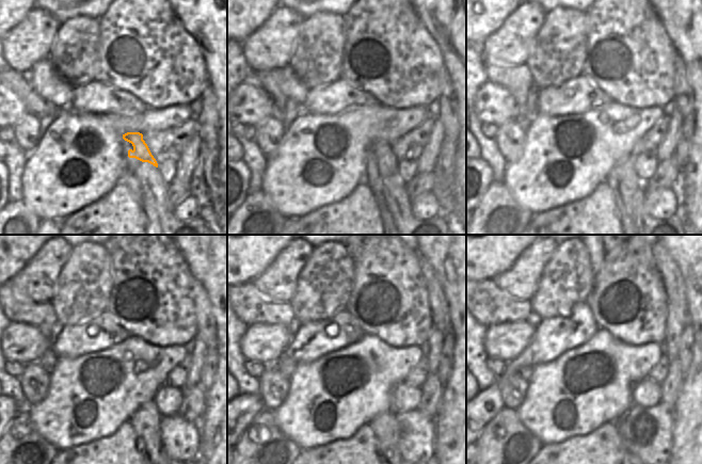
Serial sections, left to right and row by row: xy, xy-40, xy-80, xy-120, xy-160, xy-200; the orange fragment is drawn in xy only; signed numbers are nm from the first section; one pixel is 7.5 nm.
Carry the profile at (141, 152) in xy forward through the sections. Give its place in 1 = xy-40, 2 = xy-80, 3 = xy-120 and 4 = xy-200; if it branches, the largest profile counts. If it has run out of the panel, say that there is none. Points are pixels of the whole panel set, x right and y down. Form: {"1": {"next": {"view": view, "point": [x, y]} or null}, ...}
{"1": {"next": {"view": "xy-40", "point": [381, 150]}}, "2": {"next": {"view": "xy-80", "point": [616, 184]}}, "3": {"next": {"view": "xy-120", "point": [138, 420]}}, "4": {"next": {"view": "xy-200", "point": [625, 451]}}}

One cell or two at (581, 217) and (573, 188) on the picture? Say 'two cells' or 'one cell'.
two cells

